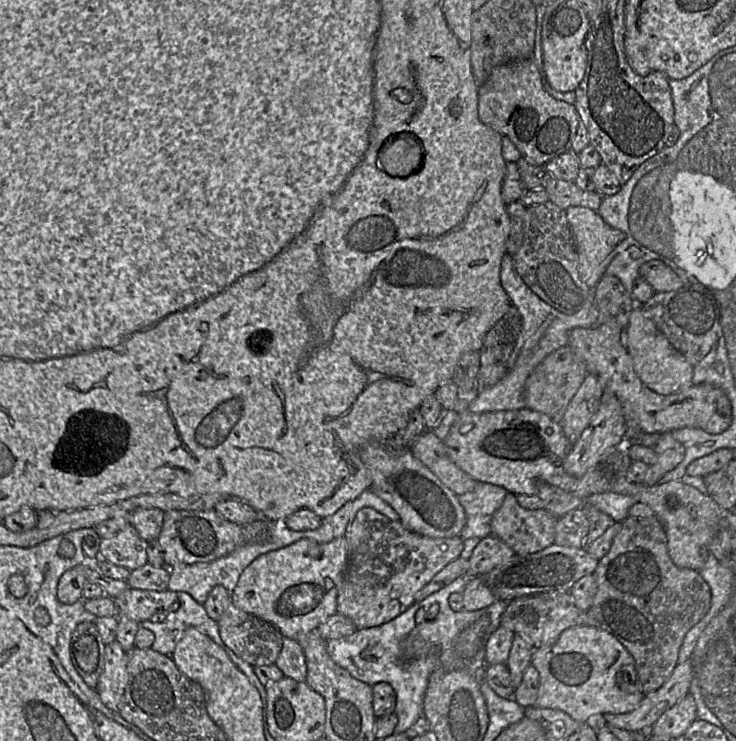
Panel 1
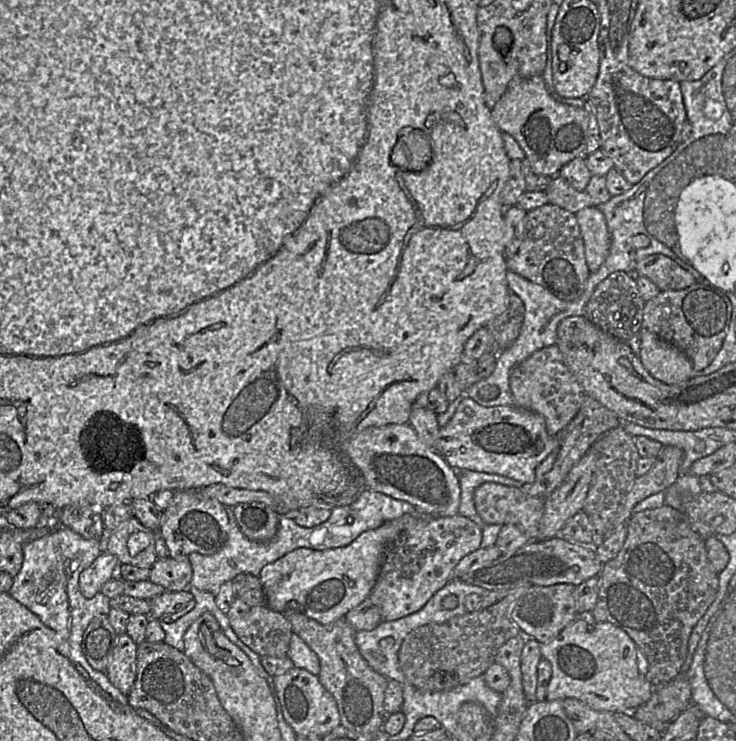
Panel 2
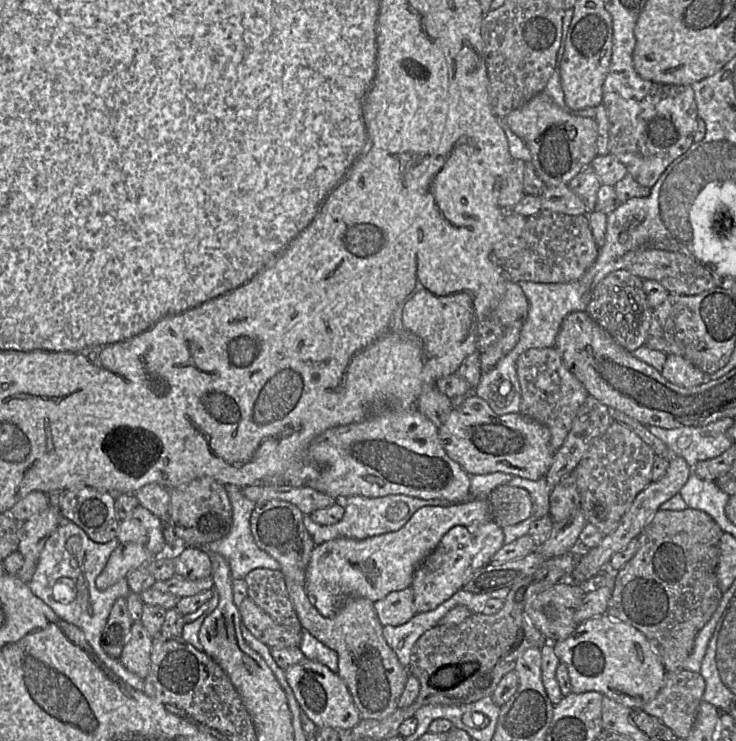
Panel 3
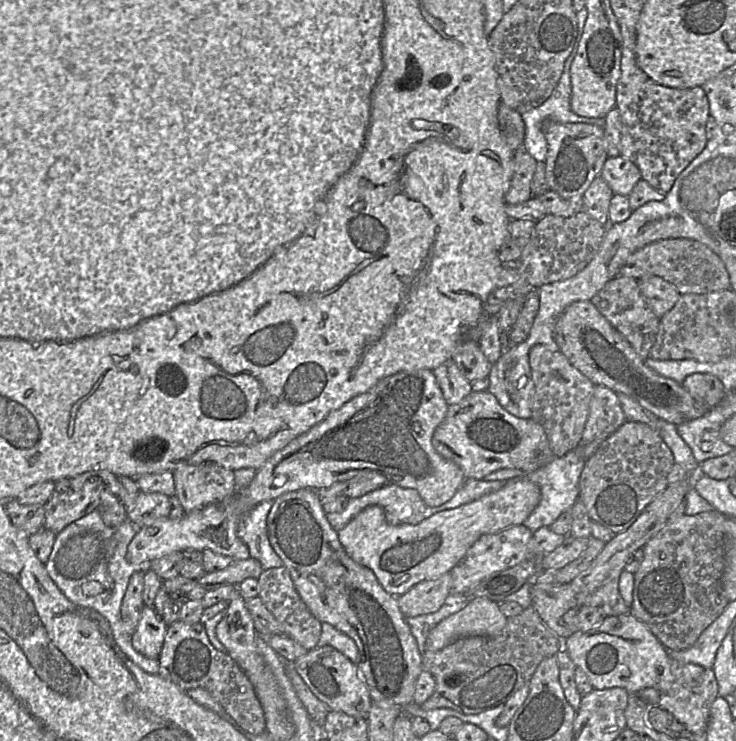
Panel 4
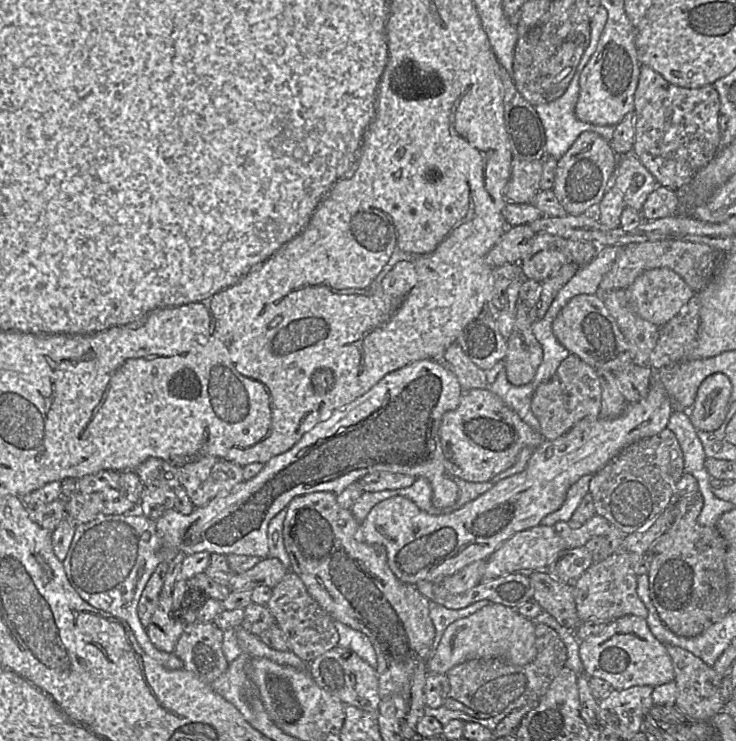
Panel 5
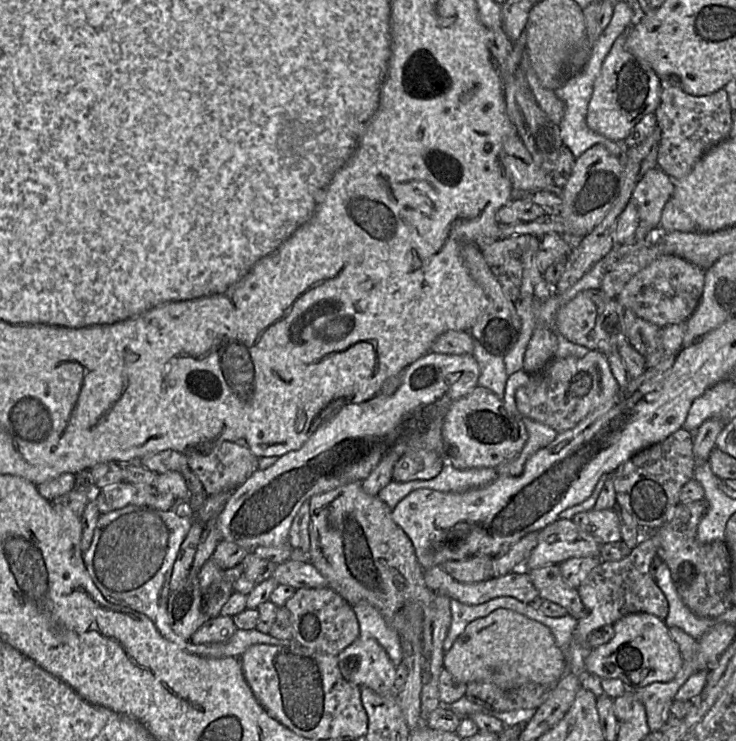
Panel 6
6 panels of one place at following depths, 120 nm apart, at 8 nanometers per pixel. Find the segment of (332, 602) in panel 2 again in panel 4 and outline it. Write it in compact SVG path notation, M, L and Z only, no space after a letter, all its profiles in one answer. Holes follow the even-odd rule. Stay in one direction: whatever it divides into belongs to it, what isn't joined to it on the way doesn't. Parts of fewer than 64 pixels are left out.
M526 476L503 481L506 481L506 484L501 489L457 508L440 511L418 524L392 525L386 520L381 506L368 506L347 526L338 531L339 541L355 562L374 572L386 592L398 597L422 581L435 579L448 573L461 562L469 548L481 536L494 534L512 526L523 525L540 501L540 489Z

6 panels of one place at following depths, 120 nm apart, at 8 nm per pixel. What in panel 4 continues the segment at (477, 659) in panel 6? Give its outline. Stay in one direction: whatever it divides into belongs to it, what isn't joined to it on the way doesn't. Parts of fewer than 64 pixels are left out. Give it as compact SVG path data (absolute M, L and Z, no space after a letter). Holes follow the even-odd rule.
M485 597L473 598L462 610L448 616L429 632L425 650L441 650L462 637L499 634L508 620L499 605Z

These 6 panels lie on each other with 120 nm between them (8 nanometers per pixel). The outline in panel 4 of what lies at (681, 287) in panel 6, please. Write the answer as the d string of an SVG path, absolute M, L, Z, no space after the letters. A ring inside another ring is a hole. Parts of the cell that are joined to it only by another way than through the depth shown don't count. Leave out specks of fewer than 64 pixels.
M647 276L639 280L640 292L658 318L663 317L681 296L678 289L659 276Z

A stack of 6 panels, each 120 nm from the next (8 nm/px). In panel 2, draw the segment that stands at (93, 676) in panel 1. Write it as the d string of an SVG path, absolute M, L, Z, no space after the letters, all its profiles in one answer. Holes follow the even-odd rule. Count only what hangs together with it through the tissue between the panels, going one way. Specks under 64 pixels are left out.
M107 615L95 617L83 634L81 649L89 665L105 672L113 656L119 635L108 621Z

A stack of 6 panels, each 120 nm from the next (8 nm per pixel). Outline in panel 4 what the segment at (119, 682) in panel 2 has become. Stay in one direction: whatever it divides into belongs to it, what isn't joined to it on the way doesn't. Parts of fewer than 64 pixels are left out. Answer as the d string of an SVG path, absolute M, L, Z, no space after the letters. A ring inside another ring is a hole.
M153 604L144 606L139 623L132 633L133 648L143 656L157 659L161 653L168 625L159 617Z

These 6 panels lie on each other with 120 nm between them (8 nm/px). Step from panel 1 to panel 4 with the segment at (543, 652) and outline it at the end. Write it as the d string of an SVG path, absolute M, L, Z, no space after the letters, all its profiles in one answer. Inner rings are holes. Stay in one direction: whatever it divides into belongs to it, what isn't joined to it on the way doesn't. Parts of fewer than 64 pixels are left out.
M630 613L607 616L592 630L577 631L563 642L563 650L583 671L595 690L621 687L631 695L645 688L665 691L673 682L669 651L639 619Z

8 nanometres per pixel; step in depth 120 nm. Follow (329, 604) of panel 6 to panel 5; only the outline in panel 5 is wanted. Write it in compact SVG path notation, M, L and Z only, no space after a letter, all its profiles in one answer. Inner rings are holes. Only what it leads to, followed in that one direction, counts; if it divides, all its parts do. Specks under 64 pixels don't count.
M288 571L284 578L272 588L272 591L267 606L284 631L291 651L309 663L338 645L339 634L334 626L335 619L310 595L295 571Z

